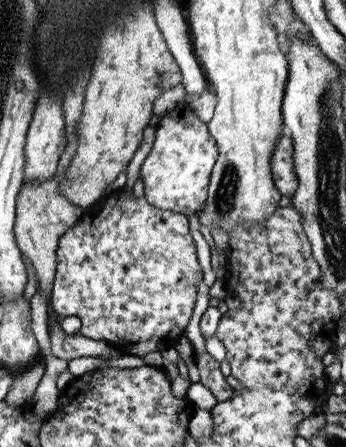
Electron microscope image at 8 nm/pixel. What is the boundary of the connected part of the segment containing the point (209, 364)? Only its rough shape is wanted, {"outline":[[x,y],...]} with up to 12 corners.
{"outline":[[194,351],[199,382],[219,403],[235,389],[220,372],[220,362],[206,352]]}

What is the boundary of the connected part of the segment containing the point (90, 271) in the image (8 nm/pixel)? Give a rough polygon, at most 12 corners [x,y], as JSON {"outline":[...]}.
{"outline":[[124,189],[60,238],[52,307],[143,358],[203,280],[185,213]]}

